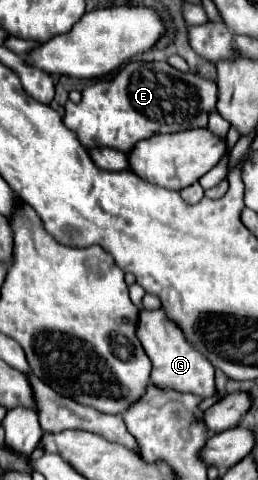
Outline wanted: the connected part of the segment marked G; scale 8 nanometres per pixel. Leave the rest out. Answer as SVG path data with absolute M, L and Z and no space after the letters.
M140 308L136 336L146 356L152 362L152 372L150 372L152 384L160 388L174 388L180 392L192 392L202 398L210 398L216 392L214 366L186 340L184 332L174 324L174 320L166 316L166 312L162 312L162 308L158 310Z

